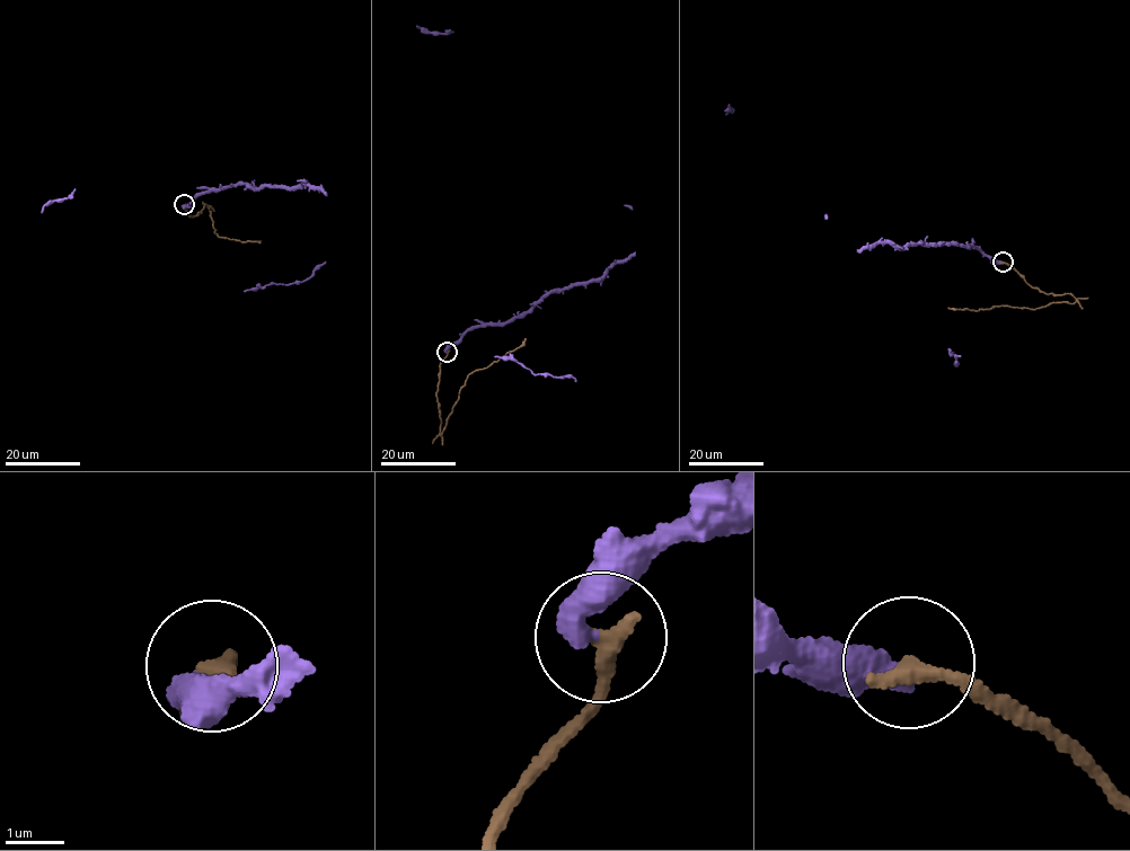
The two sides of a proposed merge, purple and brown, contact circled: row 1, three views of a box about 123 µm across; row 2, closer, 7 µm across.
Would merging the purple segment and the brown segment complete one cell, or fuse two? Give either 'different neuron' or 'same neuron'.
different neuron

